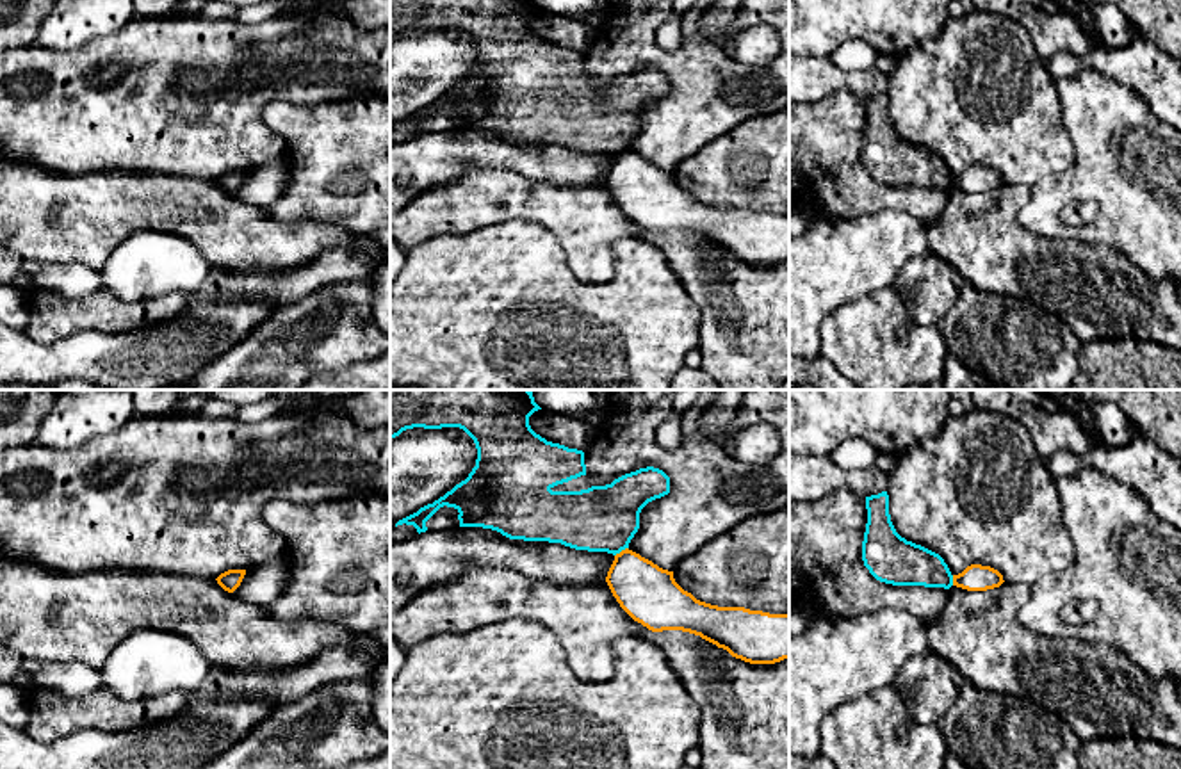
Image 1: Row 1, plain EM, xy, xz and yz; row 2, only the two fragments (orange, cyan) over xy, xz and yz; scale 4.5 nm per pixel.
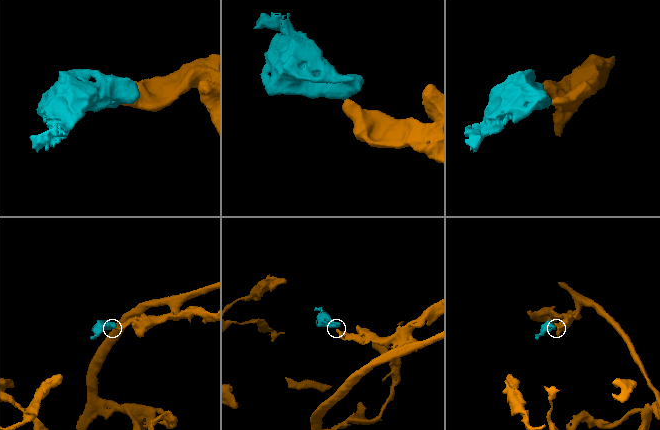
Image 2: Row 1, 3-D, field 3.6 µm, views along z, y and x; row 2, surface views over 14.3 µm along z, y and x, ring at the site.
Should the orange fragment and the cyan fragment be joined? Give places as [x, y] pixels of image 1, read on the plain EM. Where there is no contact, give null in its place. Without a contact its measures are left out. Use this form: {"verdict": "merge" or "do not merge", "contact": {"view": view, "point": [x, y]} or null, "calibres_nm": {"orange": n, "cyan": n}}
{"verdict": "do not merge", "contact": {"view": "xz", "point": [622, 152]}, "calibres_nm": {"orange": 260, "cyan": 300}}

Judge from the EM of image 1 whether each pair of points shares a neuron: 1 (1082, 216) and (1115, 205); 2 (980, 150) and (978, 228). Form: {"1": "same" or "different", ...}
{"1": "different", "2": "different"}

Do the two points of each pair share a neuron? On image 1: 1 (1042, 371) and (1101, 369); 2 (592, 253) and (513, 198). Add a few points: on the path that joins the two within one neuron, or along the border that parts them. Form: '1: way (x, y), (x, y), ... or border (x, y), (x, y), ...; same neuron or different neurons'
1: border (1082, 342), (1078, 371); different neurons
2: way (572, 234), (540, 202), (533, 200); same neuron

